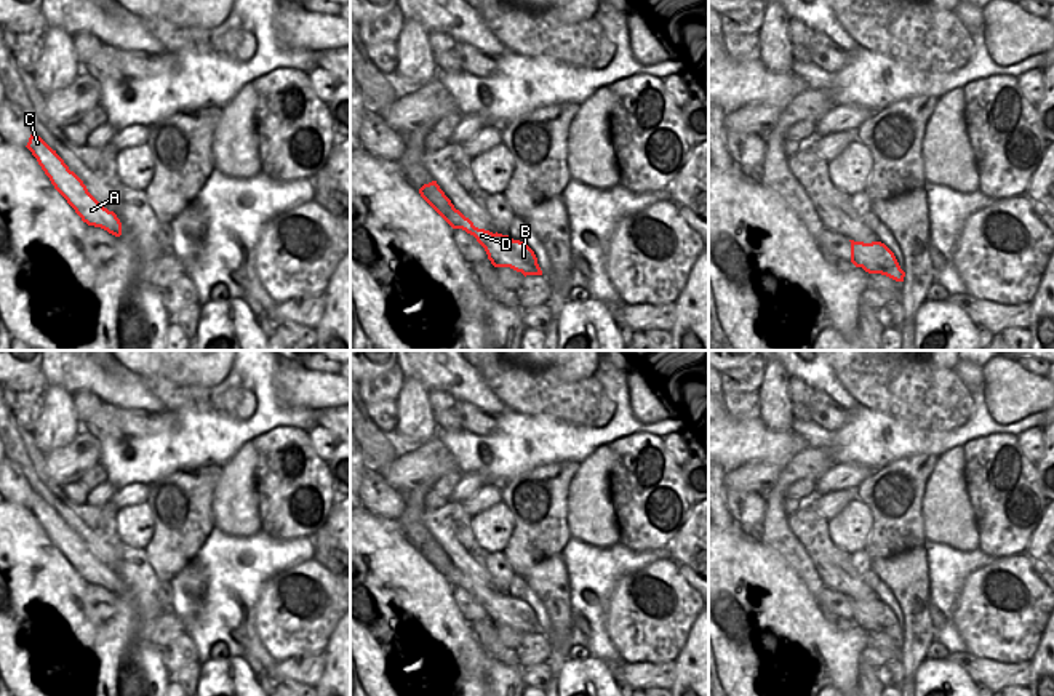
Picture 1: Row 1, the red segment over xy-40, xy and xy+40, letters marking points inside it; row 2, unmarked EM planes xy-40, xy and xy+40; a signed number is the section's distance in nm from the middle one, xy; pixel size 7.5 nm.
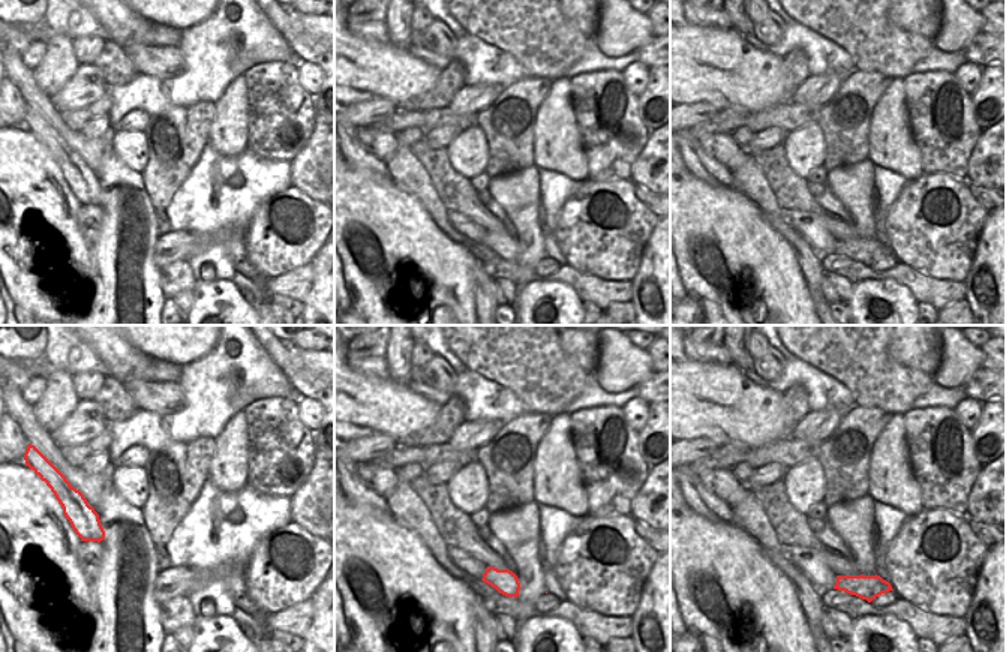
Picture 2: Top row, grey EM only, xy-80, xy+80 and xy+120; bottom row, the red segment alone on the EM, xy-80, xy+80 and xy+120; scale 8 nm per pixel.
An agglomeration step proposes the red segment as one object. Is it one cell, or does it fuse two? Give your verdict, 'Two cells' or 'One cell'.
One cell.

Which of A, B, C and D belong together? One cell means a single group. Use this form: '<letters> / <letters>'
A B C D

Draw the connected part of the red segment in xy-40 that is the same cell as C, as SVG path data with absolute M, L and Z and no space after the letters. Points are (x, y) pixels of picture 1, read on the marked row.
M30 134L26 146L50 178L54 189L67 200L88 226L101 227L120 237L122 222L114 211L104 208L86 189L83 181L69 170L64 160L40 136Z

